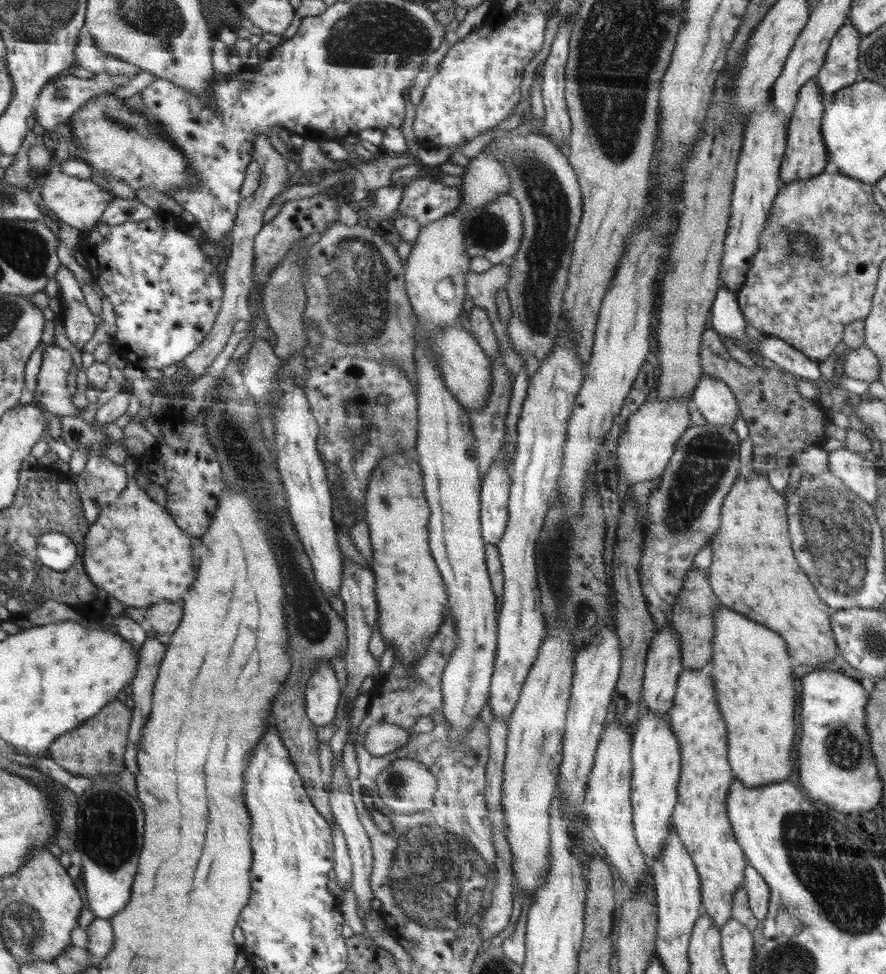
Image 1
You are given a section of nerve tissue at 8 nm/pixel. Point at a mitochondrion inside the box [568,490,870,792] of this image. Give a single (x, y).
(843, 748)

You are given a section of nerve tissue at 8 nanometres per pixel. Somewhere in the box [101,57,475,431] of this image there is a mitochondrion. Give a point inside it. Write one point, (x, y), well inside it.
(351, 297)

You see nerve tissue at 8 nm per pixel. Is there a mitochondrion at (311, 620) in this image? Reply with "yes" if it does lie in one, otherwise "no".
yes

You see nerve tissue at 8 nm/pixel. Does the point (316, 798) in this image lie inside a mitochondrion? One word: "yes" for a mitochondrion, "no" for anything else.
no

